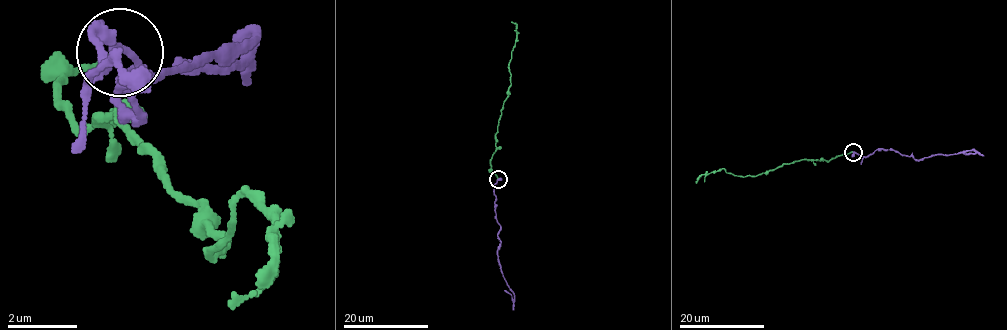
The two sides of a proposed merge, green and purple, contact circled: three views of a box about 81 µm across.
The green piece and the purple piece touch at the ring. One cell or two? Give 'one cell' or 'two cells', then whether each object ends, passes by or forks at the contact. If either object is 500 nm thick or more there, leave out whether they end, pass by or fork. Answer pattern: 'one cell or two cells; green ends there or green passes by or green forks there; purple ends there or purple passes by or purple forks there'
one cell; green ends there; purple passes by

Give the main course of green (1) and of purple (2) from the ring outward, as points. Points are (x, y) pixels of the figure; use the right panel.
1: (852, 152), (825, 160), (794, 160), (756, 175), (737, 176), (723, 169), (696, 181)
2: (852, 152), (868, 156), (876, 150), (887, 149), (916, 159), (974, 151), (964, 154)

